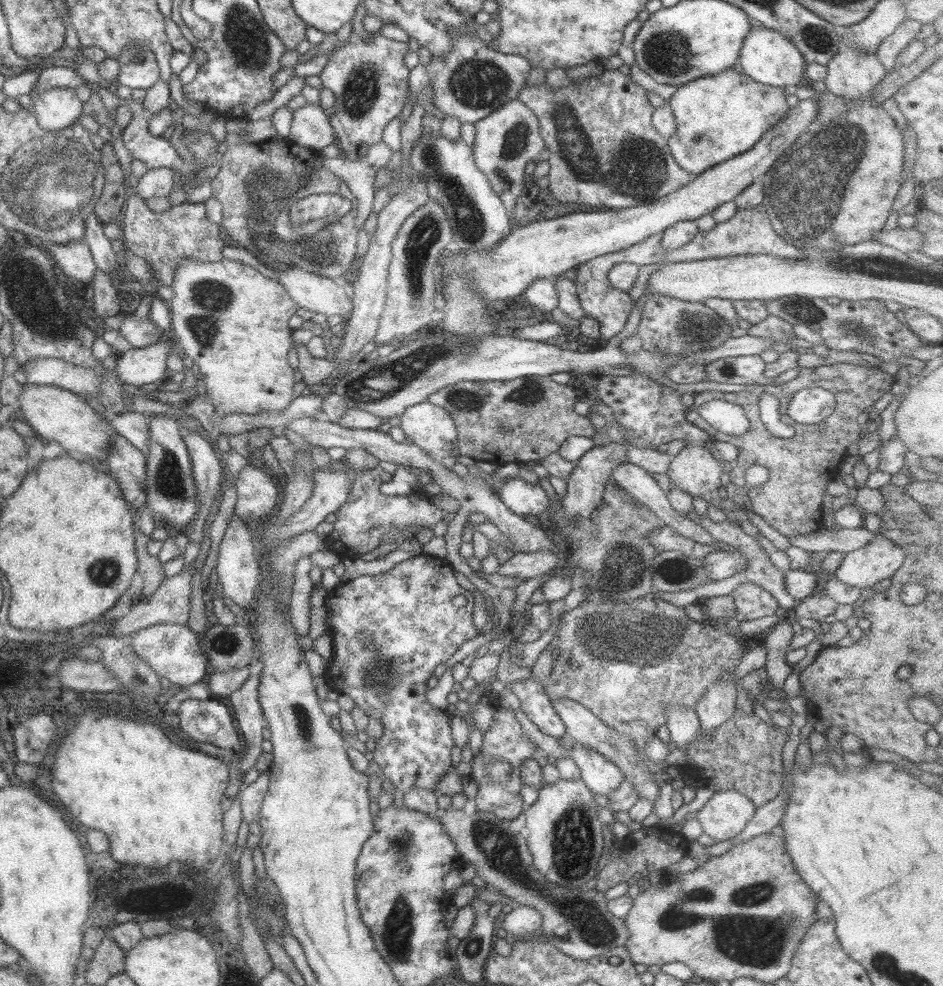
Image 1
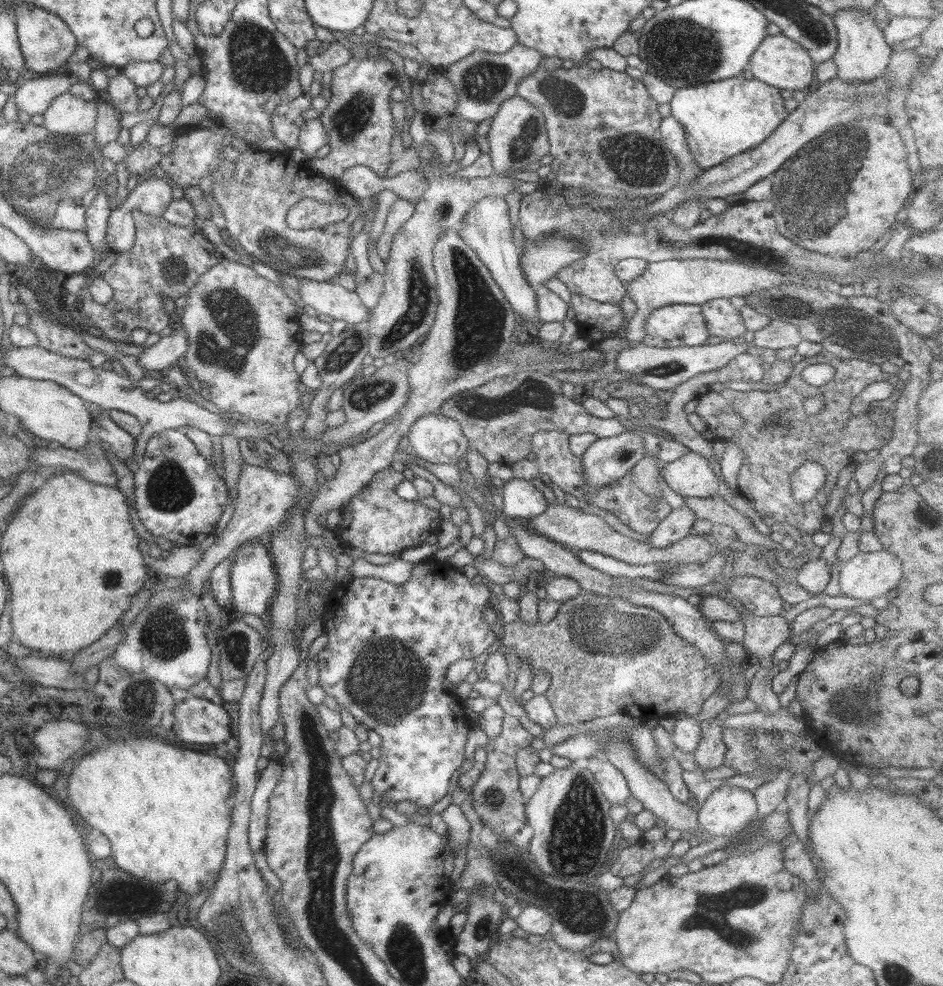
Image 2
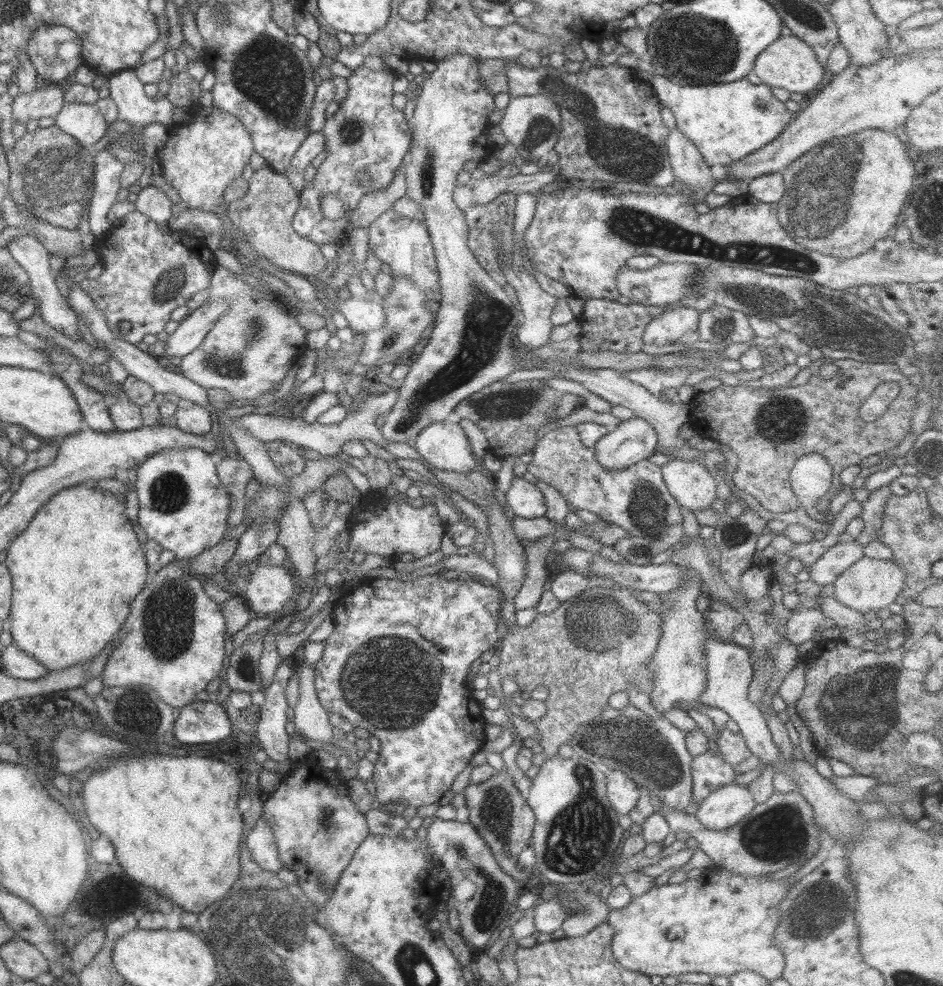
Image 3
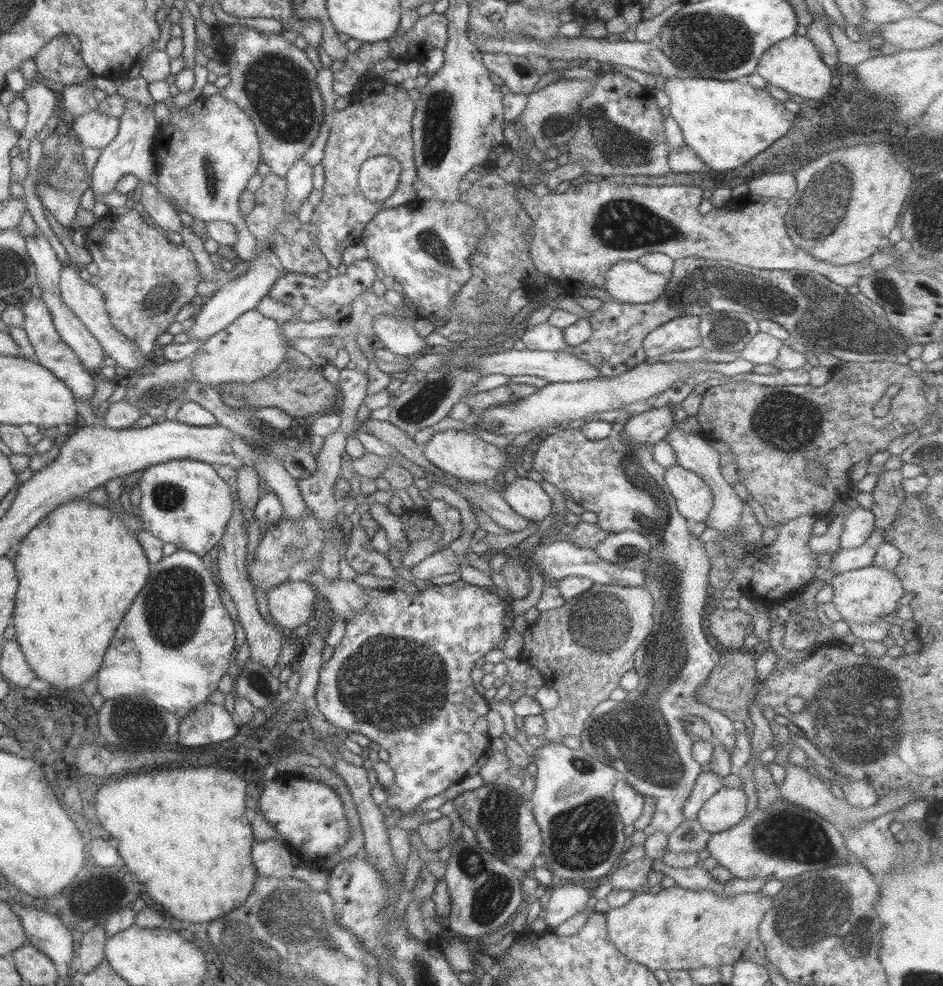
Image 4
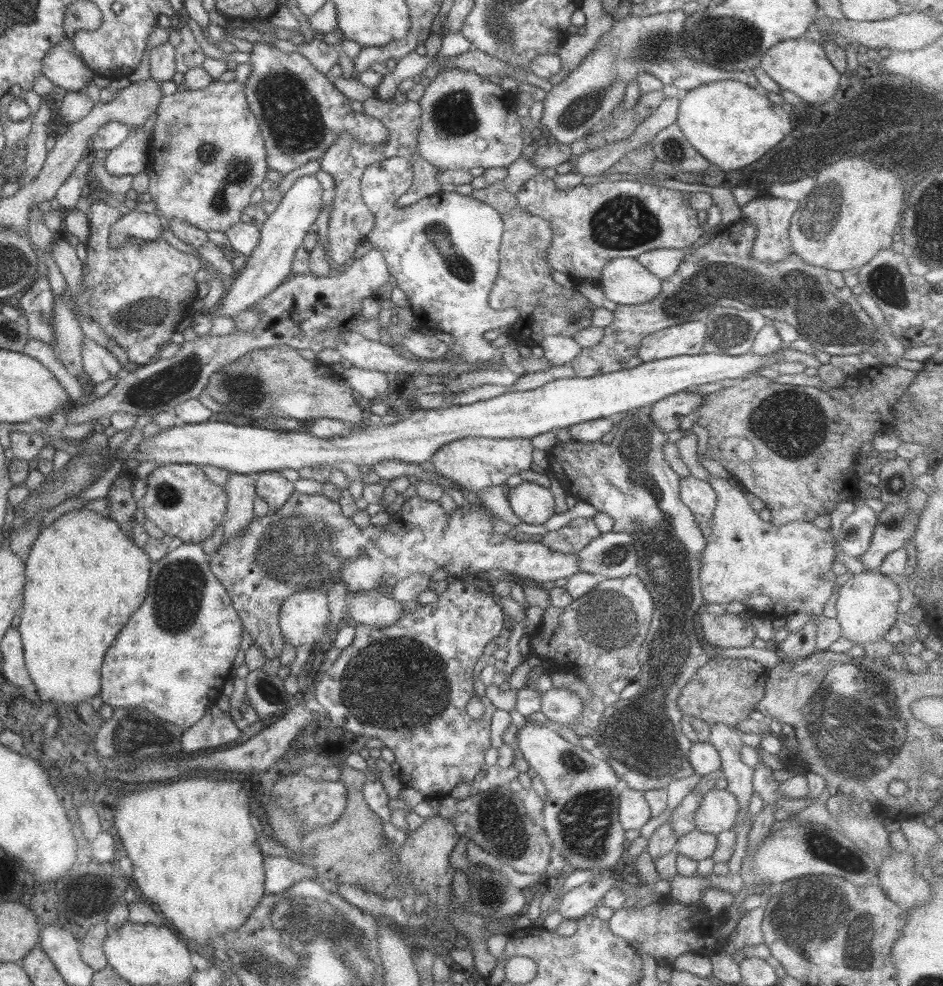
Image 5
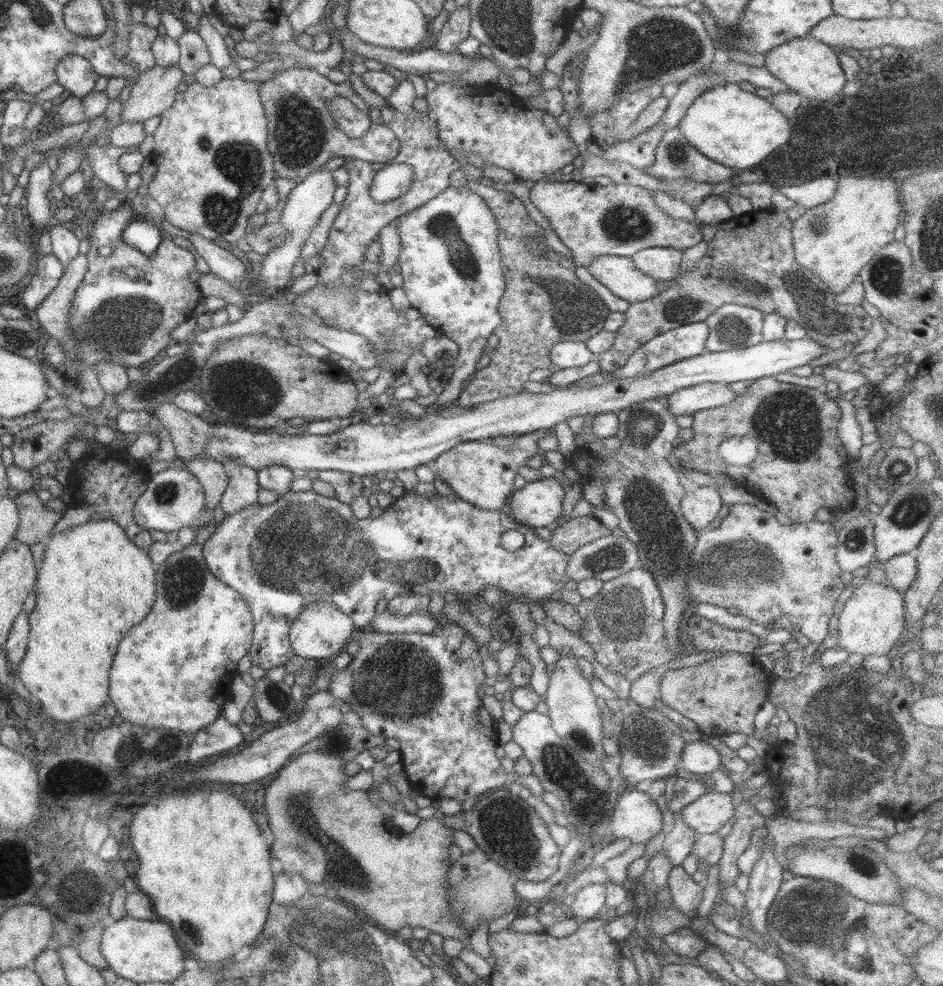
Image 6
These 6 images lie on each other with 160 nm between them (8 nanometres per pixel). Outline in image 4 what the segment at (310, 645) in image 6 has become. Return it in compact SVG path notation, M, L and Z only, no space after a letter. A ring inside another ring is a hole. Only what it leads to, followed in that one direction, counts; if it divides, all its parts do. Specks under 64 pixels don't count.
M285 581L265 596L274 624L286 634L300 624L311 623L318 606L317 593L305 581Z

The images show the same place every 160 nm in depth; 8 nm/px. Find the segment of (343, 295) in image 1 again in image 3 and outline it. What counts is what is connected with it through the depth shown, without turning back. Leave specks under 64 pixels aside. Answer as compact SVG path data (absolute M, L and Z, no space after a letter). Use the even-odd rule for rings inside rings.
M349 297L336 302L338 309L347 321L352 335L363 336L366 332L382 328L385 324L384 308L378 300L370 301Z

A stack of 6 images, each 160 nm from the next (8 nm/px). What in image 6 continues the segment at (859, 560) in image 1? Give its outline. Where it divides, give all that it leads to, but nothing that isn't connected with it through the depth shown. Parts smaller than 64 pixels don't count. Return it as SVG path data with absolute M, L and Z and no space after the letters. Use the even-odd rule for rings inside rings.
M864 580L861 586L855 587L855 591L837 614L836 644L848 654L883 656L894 653L904 631L905 611L902 597L887 585Z

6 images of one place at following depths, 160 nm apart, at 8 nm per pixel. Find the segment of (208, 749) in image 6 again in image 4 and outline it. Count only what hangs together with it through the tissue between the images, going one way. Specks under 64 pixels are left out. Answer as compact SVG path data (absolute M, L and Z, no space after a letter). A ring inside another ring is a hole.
M205 702L194 706L179 722L179 736L177 742L183 746L203 746L203 744L215 744L215 742L223 742L235 736L239 726L233 724L233 716L223 705L214 705Z

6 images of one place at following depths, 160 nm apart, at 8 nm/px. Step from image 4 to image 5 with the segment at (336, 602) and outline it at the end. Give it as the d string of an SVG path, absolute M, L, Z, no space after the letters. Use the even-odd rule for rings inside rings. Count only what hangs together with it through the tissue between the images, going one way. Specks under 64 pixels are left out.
M375 590L347 593L345 602L347 616L361 625L383 628L395 624L396 620L404 614L399 603Z

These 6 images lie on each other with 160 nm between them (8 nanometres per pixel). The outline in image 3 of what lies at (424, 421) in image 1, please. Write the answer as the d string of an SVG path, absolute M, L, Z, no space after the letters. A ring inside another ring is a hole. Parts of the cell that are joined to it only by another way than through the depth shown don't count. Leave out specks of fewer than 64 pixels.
M442 420L428 424L413 442L413 449L432 468L444 472L481 473L467 444L467 438L455 422Z

